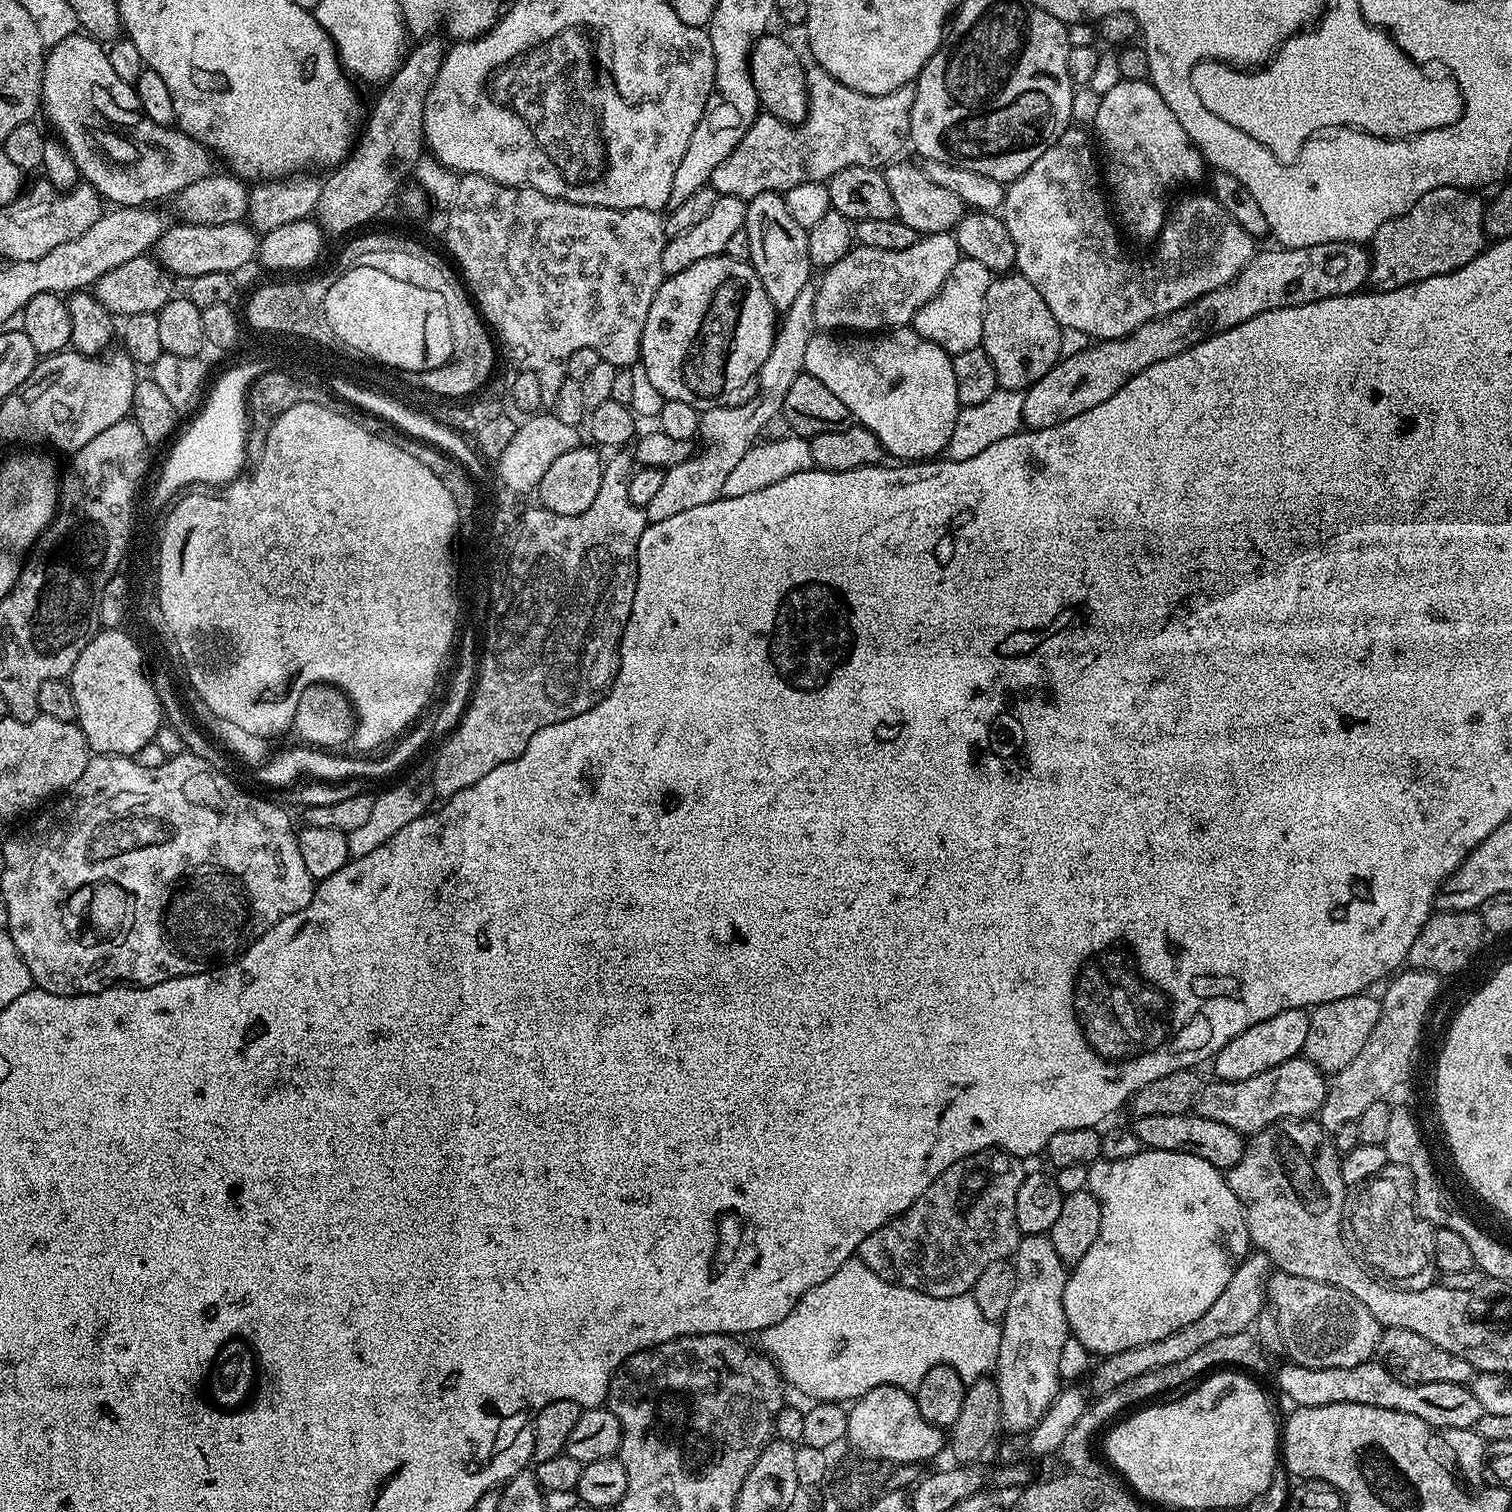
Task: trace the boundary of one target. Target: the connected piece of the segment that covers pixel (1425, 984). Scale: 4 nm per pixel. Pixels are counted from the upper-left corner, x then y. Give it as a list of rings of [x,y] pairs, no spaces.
[[[1409,970],[1393,975],[1387,981],[1387,1003],[1380,1007],[1380,1017],[1366,1040],[1366,1046],[1358,1050],[1358,1058],[1346,1066],[1346,1070],[1335,1073],[1328,1080],[1328,1093],[1318,1113],[1318,1123],[1329,1134],[1336,1134],[1339,1128],[1355,1125],[1356,1120],[1374,1102],[1392,1096],[1392,1089],[1401,1081],[1408,1066],[1408,1052],[1415,1044],[1420,1016],[1424,1015],[1428,1000],[1436,990],[1436,980],[1424,973]]]

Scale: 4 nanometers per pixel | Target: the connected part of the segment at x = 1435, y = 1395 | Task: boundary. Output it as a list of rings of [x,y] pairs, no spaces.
[[[1284,1362],[1276,1372],[1276,1384],[1293,1400],[1296,1408],[1317,1408],[1331,1404],[1365,1404],[1378,1406],[1386,1410],[1398,1410],[1406,1414],[1414,1414],[1414,1418],[1422,1418],[1429,1429],[1475,1428],[1478,1418],[1485,1411],[1471,1387],[1450,1382],[1430,1382],[1429,1384],[1404,1384],[1388,1373],[1379,1362],[1369,1362],[1358,1366],[1342,1366],[1341,1368],[1302,1368],[1299,1364]]]

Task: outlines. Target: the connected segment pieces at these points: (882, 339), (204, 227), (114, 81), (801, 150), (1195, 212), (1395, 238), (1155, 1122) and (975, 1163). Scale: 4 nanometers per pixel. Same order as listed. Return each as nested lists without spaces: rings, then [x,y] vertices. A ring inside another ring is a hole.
[[[910,326],[891,329],[887,334],[864,334],[859,338],[848,338],[852,340],[840,339],[844,338],[836,334],[816,334],[810,338],[810,344],[806,349],[804,371],[809,372],[814,378],[818,378],[818,382],[823,382],[833,394],[838,394],[838,399],[850,410],[853,421],[859,427],[871,430],[878,438],[880,447],[884,449],[889,457],[897,456],[895,459],[900,462],[927,462],[939,457],[948,447],[956,416],[960,413],[962,407],[958,398],[958,382],[954,382],[954,366],[950,353],[942,350],[934,342],[922,338]]]
[[[179,222],[173,226],[165,227],[162,238],[157,241],[154,247],[155,259],[159,260],[173,277],[191,278],[198,274],[214,274],[215,272],[239,273],[239,268],[244,268],[248,263],[255,261],[258,256],[258,236],[247,228],[247,223],[237,222],[234,224],[189,224]]]
[[[87,34],[68,36],[47,49],[44,73],[40,79],[40,99],[42,112],[48,115],[59,143],[74,160],[81,177],[96,191],[97,196],[107,203],[109,200],[109,205],[122,208],[152,206],[157,203],[155,200],[163,196],[175,197],[186,186],[213,175],[213,153],[181,132],[179,127],[167,128],[151,120],[142,110],[135,87],[122,82],[122,78],[114,74],[114,66],[110,66],[108,61],[107,47]]]
[[[819,66],[809,67],[807,73],[807,118],[797,126],[787,124],[767,114],[757,115],[750,130],[746,130],[742,142],[738,142],[738,146],[730,154],[730,158],[726,158],[726,162],[722,162],[718,170],[714,170],[710,187],[716,193],[722,196],[739,196],[745,202],[763,192],[783,194],[807,180],[827,182],[831,176],[838,174],[838,170],[846,170],[850,166],[880,168],[895,161],[899,157],[896,155],[903,150],[904,144],[906,148],[910,140],[908,131],[916,93],[915,83],[903,84],[898,90],[885,96],[871,96],[838,82]]]
[[[1070,126],[1063,132],[1058,142],[1051,144],[1026,174],[1007,185],[1002,205],[1002,219],[1006,230],[1010,230],[1016,251],[1015,271],[1046,298],[1046,306],[1050,306],[1050,314],[1054,314],[1061,329],[1082,330],[1082,334],[1097,341],[1121,340],[1138,330],[1138,326],[1159,316],[1169,316],[1193,304],[1199,296],[1232,283],[1251,262],[1258,251],[1257,237],[1246,234],[1211,194],[1184,196],[1177,204],[1173,203],[1164,228],[1151,245],[1152,253],[1145,260],[1131,256],[1116,233],[1117,221],[1114,216],[1112,221],[1108,213],[1102,172],[1096,169],[1096,156],[1084,132],[1087,131],[1080,126]]]
[[[1442,186],[1430,190],[1430,194],[1422,194],[1422,198],[1418,198],[1418,202],[1414,202],[1414,206],[1410,206],[1410,210],[1406,214],[1394,218],[1390,222],[1382,222],[1382,226],[1378,226],[1378,230],[1372,235],[1370,241],[1371,287],[1378,292],[1389,292],[1419,280],[1441,276],[1466,266],[1466,262],[1470,262],[1477,254],[1483,252],[1486,247],[1484,234],[1486,204],[1483,199],[1480,201],[1476,196],[1479,195],[1463,188]]]
[[[1195,1111],[1137,1116],[1131,1129],[1145,1149],[1174,1150],[1178,1154],[1194,1154],[1194,1158],[1202,1158],[1202,1162],[1210,1162],[1210,1166],[1221,1170],[1233,1168],[1240,1161],[1246,1143],[1245,1133],[1234,1130],[1234,1126],[1226,1126],[1223,1122],[1202,1118],[1196,1115]]]
[[[1003,1150],[976,1152],[973,1156],[954,1162],[906,1211],[893,1220],[887,1220],[874,1234],[860,1243],[858,1258],[878,1278],[903,1288],[913,1288],[934,1298],[954,1298],[971,1293],[978,1274],[990,1266],[990,1262],[1015,1257],[1022,1233],[1016,1217],[1018,1186],[1026,1175],[1017,1157]]]

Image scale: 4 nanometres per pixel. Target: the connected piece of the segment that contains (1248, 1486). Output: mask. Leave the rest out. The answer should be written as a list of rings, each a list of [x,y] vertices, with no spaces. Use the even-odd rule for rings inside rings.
[[[1216,1370],[1179,1398],[1152,1402],[1125,1415],[1107,1429],[1104,1452],[1109,1462],[1128,1479],[1127,1487],[1137,1497],[1145,1496],[1156,1504],[1243,1509],[1252,1498],[1266,1491],[1278,1472],[1278,1420],[1276,1424],[1263,1390],[1252,1379],[1236,1370]]]

